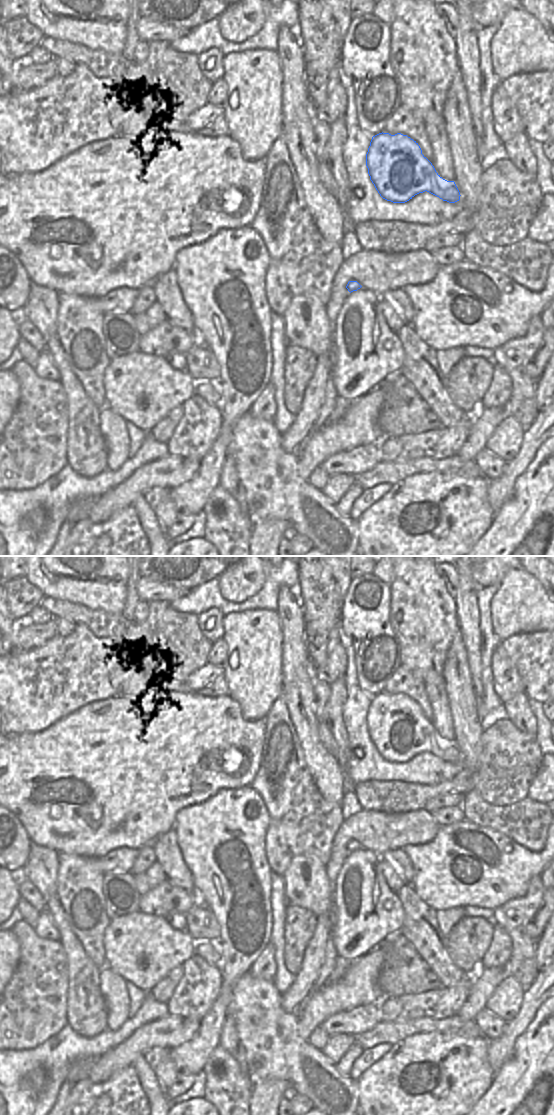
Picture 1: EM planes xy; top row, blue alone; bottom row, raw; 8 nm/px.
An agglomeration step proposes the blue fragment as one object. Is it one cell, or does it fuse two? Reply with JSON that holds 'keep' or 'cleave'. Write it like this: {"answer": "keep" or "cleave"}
{"answer": "keep"}

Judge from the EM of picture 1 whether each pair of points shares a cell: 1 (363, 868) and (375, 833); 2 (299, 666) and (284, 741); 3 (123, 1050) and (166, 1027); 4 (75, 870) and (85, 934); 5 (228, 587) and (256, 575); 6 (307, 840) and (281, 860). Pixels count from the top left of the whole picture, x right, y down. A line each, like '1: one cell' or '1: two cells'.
1: two cells
2: two cells
3: one cell
4: one cell
5: one cell
6: one cell

